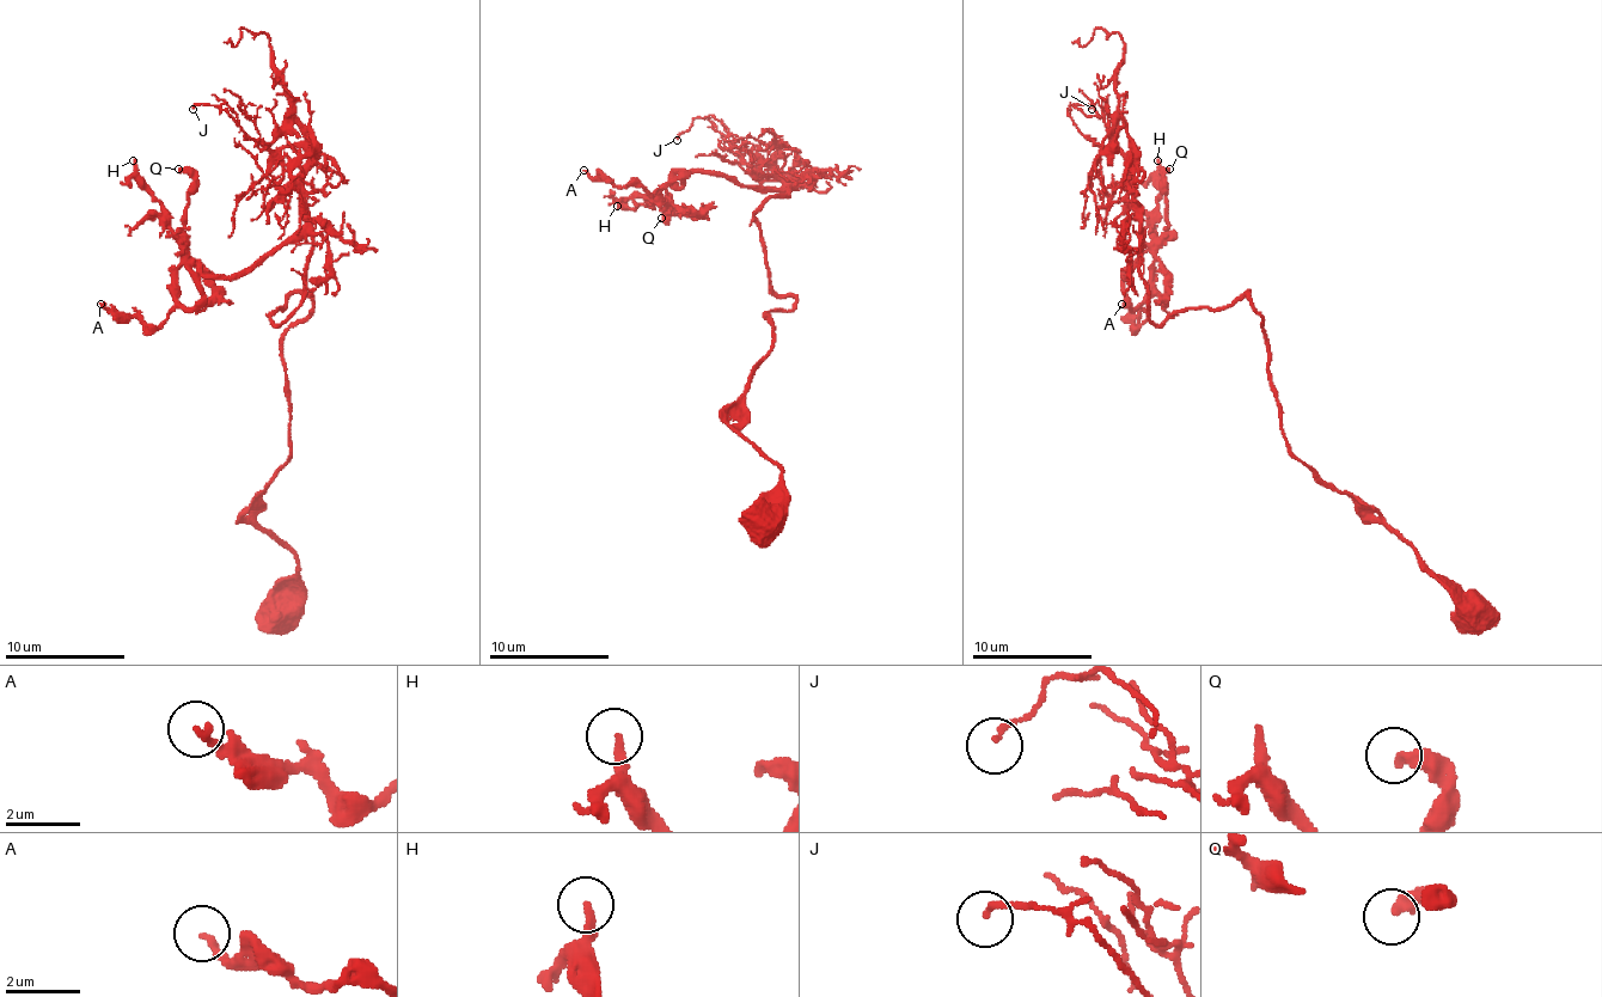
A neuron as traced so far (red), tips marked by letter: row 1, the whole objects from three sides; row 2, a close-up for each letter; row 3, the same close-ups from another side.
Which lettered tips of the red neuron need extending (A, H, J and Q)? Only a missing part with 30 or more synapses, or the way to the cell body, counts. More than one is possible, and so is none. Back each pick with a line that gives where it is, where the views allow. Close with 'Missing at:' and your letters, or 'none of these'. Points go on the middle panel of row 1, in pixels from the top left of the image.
Missing at: none of these

